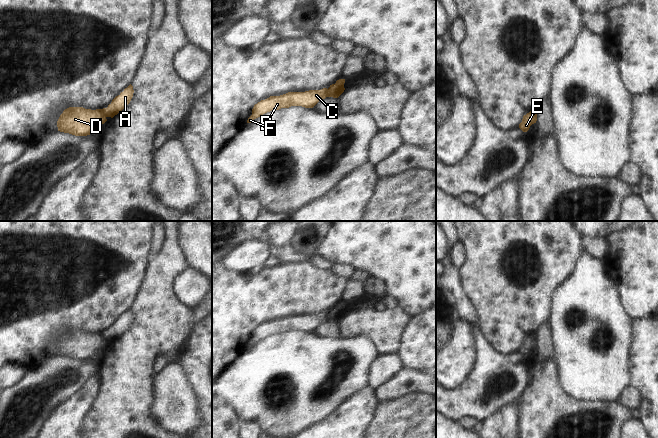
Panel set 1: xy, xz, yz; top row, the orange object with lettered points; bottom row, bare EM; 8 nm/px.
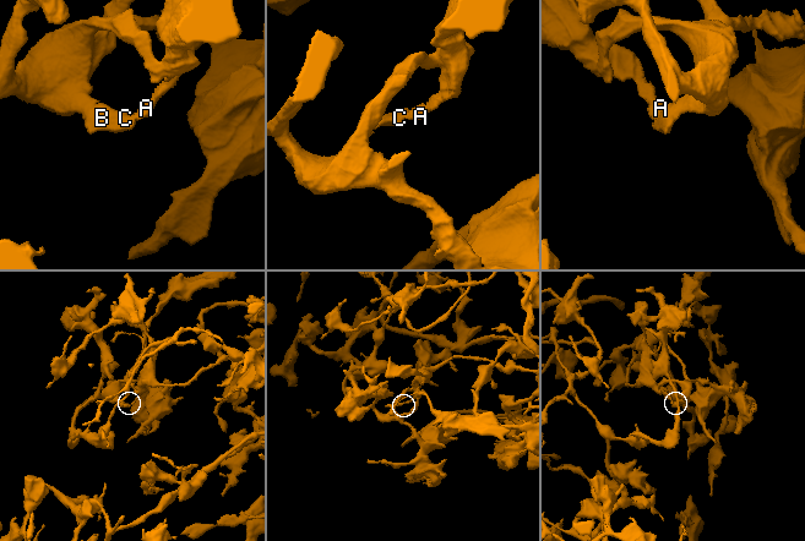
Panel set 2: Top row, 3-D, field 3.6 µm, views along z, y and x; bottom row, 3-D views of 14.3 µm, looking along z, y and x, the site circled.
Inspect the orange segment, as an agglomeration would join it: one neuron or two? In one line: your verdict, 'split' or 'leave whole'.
split

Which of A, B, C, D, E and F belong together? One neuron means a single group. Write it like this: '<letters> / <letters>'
A / B C D E F

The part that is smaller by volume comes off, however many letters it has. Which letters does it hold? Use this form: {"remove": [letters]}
{"remove": ["A"]}

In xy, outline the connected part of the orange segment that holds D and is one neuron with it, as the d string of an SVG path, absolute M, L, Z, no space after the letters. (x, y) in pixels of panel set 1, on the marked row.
M69 107L57 121L58 131L75 136L93 134L107 121L101 109L91 110L83 107Z

